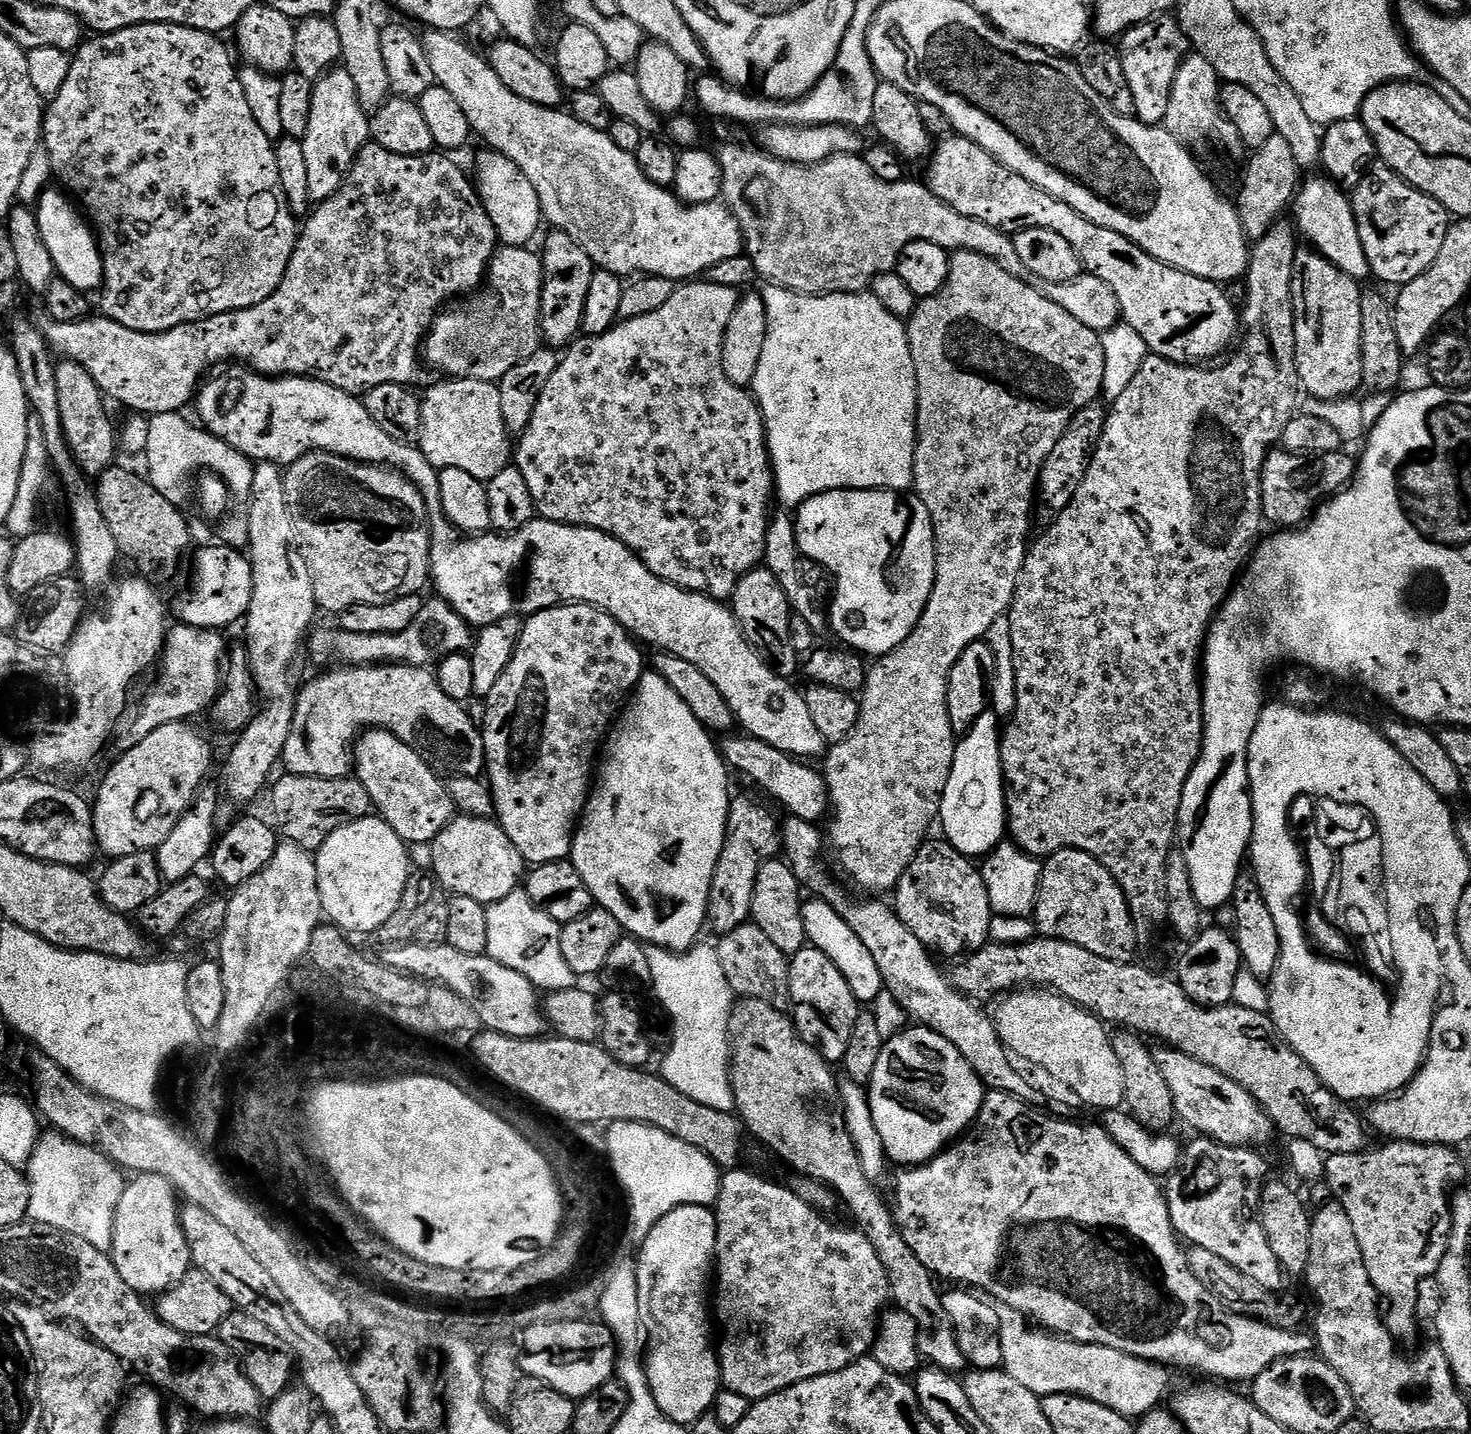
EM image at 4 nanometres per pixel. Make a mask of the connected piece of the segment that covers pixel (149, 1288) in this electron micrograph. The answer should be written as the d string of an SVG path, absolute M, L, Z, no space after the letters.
M143 1174L137 1175L136 1180L131 1181L130 1186L125 1187L120 1204L116 1207L116 1226L112 1230L112 1247L110 1249L110 1255L114 1266L118 1270L118 1274L122 1276L123 1281L126 1282L126 1286L130 1286L136 1292L141 1294L149 1294L148 1292L156 1292L155 1294L163 1294L172 1287L173 1284L179 1284L182 1277L188 1275L190 1271L190 1265L192 1264L192 1251L188 1249L188 1237L185 1233L184 1226L182 1223L182 1208L176 1205L176 1198L178 1198L178 1192L173 1187L171 1181L168 1180L167 1176L146 1176Z

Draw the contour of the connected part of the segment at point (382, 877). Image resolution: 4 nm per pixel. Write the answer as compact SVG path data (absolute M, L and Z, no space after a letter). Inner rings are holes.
M370 814L339 826L323 839L320 853L314 856L321 893L336 900L348 900L355 892L365 892L368 897L361 902L360 908L368 915L369 922L372 926L386 923L404 897L404 888L410 879L408 860L404 857L408 850L400 844L397 833L385 820ZM331 876L336 879L333 884Z

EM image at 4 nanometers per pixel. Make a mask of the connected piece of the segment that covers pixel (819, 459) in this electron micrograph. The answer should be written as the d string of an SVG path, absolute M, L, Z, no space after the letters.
M769 283L768 289L763 289L762 295L765 302L765 314L768 320L768 331L765 334L765 346L762 350L761 360L758 362L757 372L753 376L750 388L754 393L754 399L760 405L760 412L764 416L764 431L768 437L768 454L774 469L774 488L778 493L778 500L784 504L789 504L792 510L799 509L805 500L809 500L812 496L817 496L819 492L829 492L830 490L838 490L839 488L859 488L862 482L872 482L875 476L880 476L884 472L887 481L886 487L889 492L904 492L911 489L914 484L916 475L916 442L918 439L918 405L920 402L920 390L916 386L916 367L914 366L914 358L912 357L912 347L908 344L908 330L903 319L888 312L883 302L874 296L871 291L865 290L858 292L826 292L823 294L809 294L807 292L793 292L791 288L781 288L779 284Z

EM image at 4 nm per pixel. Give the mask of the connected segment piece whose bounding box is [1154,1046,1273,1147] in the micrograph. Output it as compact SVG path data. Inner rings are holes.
M1160 1046L1154 1055L1158 1068L1170 1086L1177 1117L1207 1139L1236 1147L1254 1146L1264 1136L1264 1128L1271 1129L1273 1123L1251 1094L1214 1067L1198 1062L1174 1048Z

